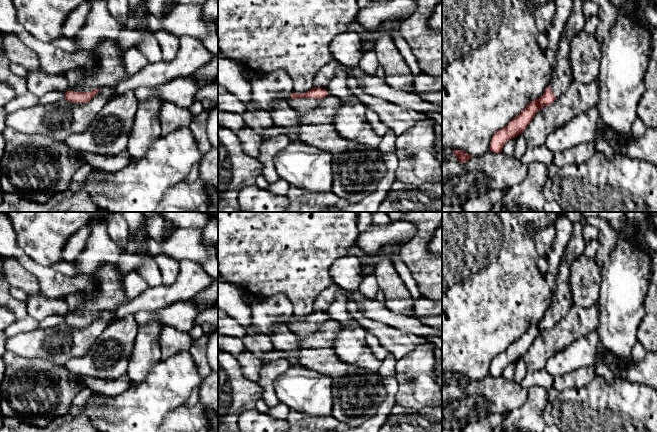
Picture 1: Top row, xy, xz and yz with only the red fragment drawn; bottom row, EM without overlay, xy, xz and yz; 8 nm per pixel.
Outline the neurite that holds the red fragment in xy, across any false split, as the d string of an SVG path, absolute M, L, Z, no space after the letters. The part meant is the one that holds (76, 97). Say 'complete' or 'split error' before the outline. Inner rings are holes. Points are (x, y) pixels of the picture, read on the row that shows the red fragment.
split error; M105 39L96 47L96 70L91 74L86 69L79 83L68 88L65 99L73 103L88 103L101 87L117 85L128 76L115 40Z

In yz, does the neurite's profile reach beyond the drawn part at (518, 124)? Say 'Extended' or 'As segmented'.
Extended

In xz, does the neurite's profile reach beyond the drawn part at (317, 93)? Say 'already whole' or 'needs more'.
needs more

